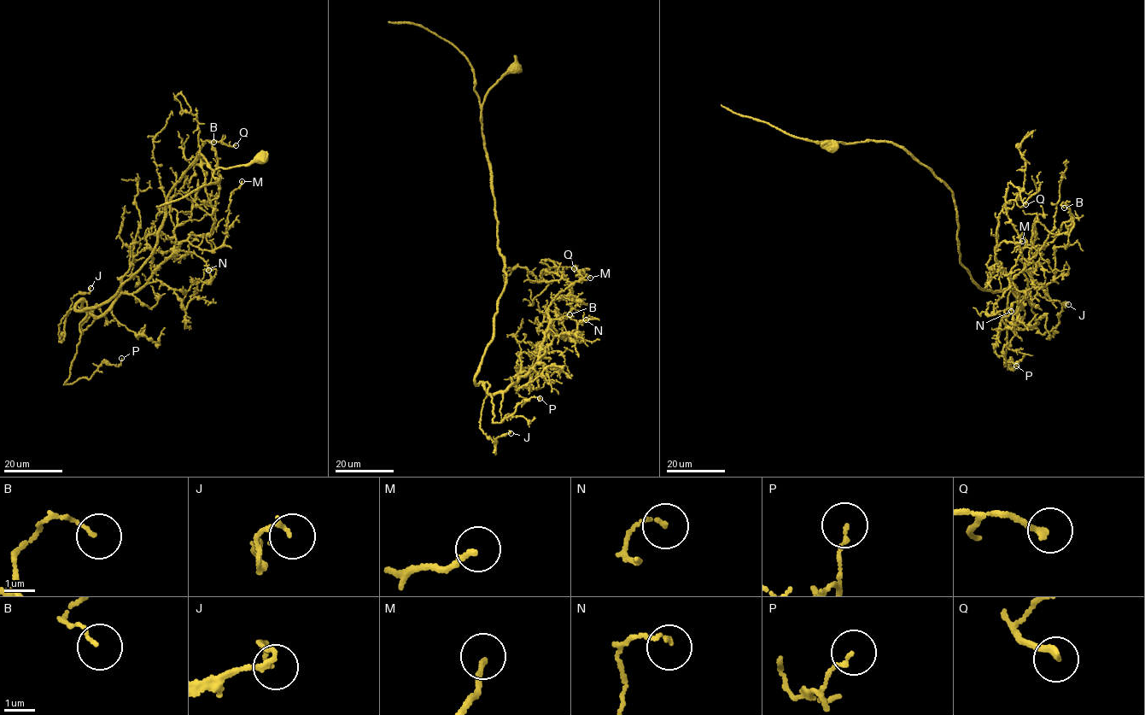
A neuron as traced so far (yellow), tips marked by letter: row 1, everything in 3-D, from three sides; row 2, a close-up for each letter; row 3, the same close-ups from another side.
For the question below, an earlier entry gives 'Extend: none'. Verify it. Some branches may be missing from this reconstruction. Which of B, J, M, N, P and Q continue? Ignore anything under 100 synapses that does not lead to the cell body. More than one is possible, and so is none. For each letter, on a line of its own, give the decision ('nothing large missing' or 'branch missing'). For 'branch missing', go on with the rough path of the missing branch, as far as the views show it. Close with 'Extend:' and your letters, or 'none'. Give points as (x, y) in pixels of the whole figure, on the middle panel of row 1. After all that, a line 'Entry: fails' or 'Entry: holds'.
B: nothing large missing
J: nothing large missing
M: nothing large missing
N: nothing large missing
P: nothing large missing
Q: nothing large missing
Extend: none
Entry: holds

